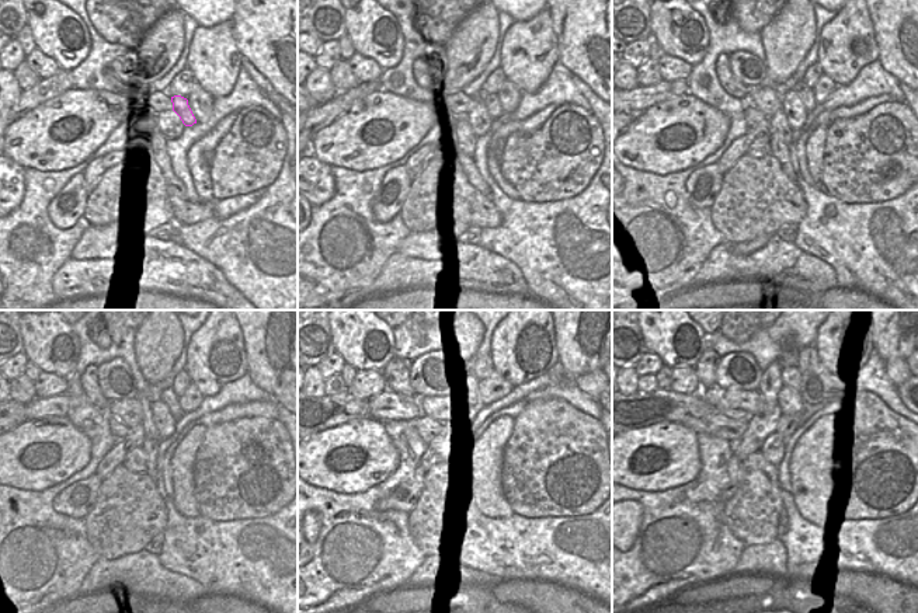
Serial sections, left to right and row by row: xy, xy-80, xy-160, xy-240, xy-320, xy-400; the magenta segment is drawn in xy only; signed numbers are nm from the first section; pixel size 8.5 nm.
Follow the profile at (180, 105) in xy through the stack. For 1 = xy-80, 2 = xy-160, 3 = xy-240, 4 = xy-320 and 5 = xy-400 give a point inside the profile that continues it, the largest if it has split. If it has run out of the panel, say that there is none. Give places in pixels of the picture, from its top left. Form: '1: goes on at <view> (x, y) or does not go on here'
1: goes on at xy-80 (491, 101)
2: goes on at xy-160 (805, 93)
3: goes on at xy-240 (167, 396)
4: goes on at xy-320 (483, 407)
5: goes on at xy-400 (789, 401)

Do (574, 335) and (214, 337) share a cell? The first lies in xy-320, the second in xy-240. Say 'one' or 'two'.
two

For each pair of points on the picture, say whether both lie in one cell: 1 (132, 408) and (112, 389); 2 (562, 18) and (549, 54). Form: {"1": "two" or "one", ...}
{"1": "two", "2": "two"}

